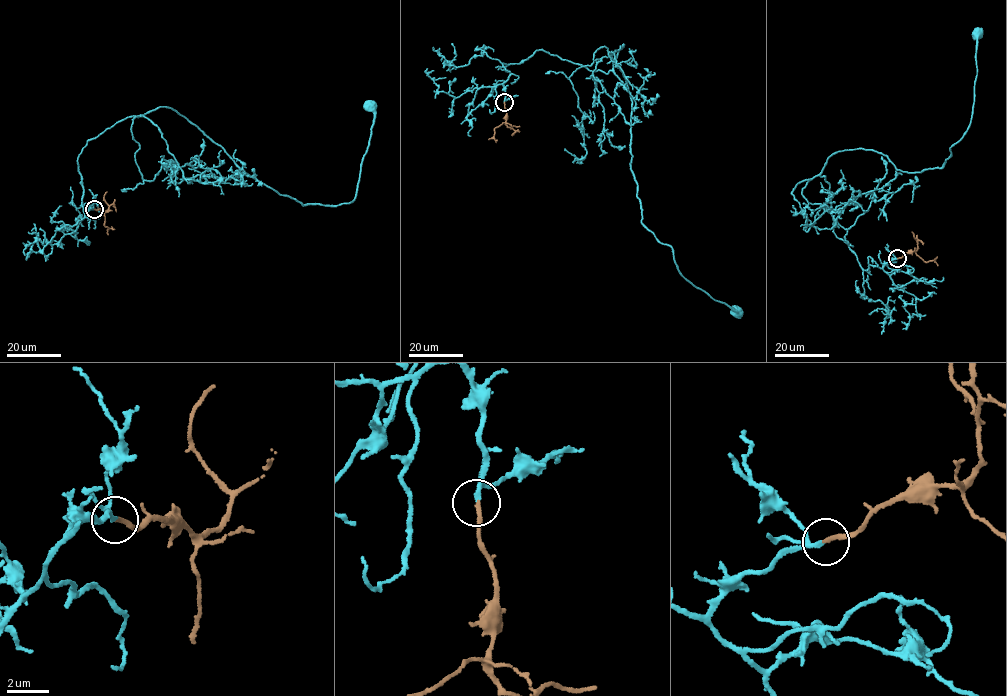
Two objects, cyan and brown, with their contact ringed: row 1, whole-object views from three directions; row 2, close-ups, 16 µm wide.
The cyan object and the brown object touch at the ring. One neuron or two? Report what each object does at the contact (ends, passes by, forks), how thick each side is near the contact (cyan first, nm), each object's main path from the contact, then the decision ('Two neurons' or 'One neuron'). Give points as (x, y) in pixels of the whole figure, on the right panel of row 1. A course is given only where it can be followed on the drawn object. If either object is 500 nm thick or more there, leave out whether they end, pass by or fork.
At the ring cyan forks. At the ring brown ends. Thickness 120 nm (cyan) against 200 nm. Course of cyan: (897, 258), (860, 266), (821, 173), (863, 148), (903, 172), (943, 167), (971, 120), (977, 34). Course of brown: (897, 258), (914, 251), (925, 261), (933, 260), (938, 265). One neuron

